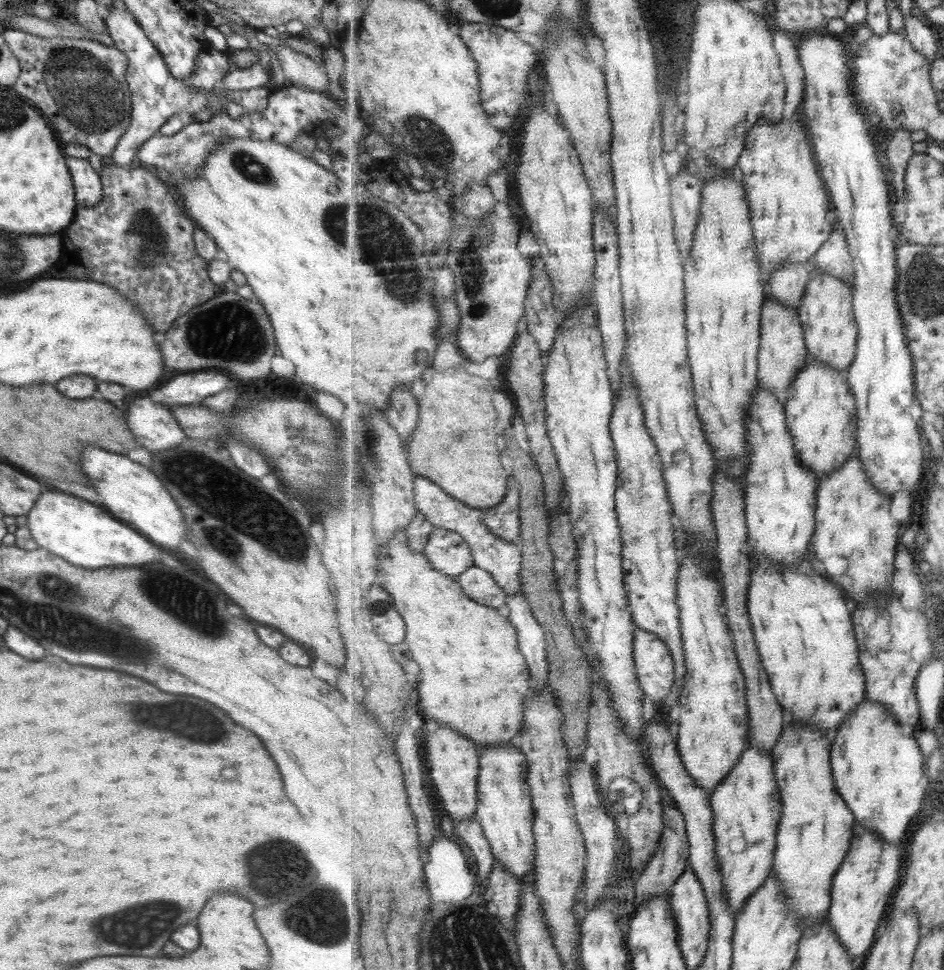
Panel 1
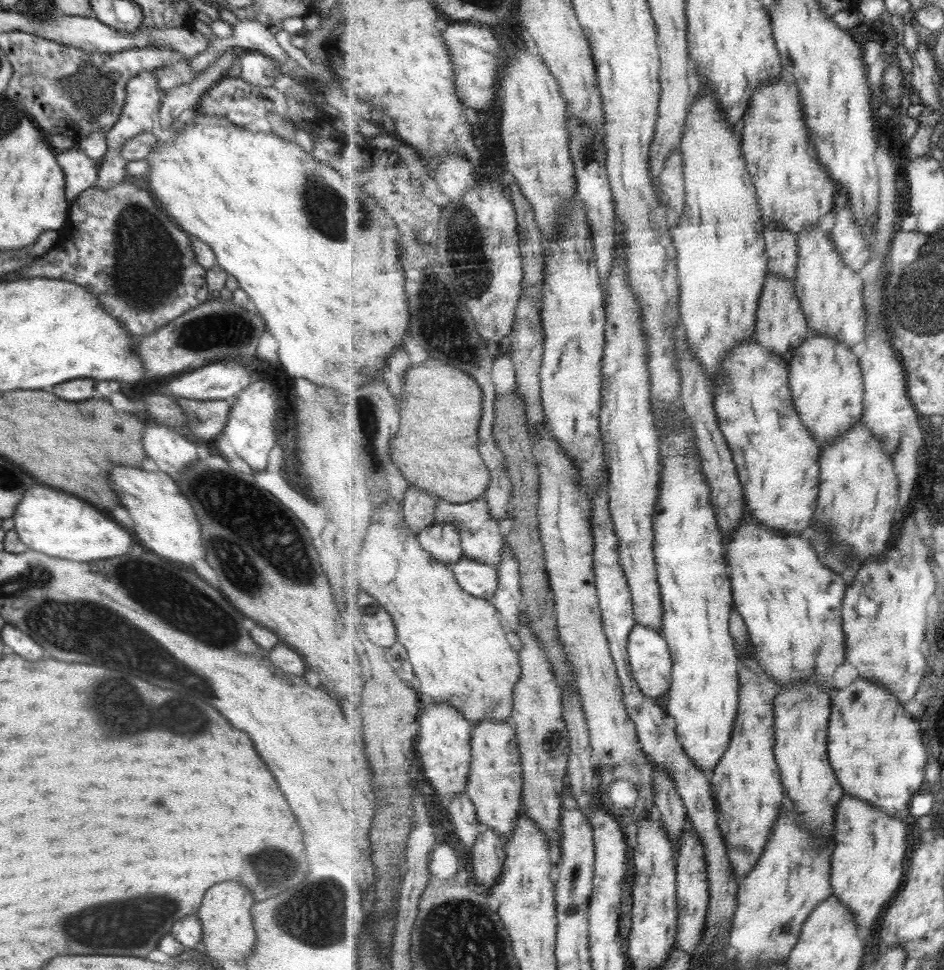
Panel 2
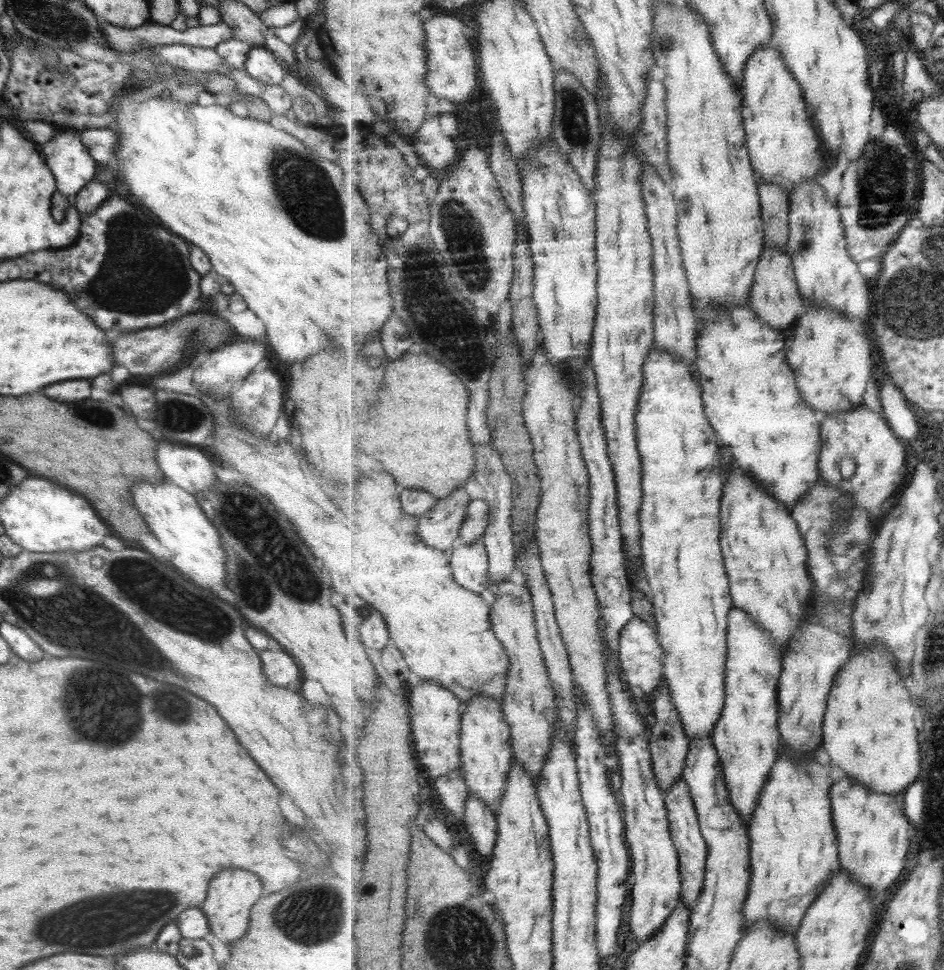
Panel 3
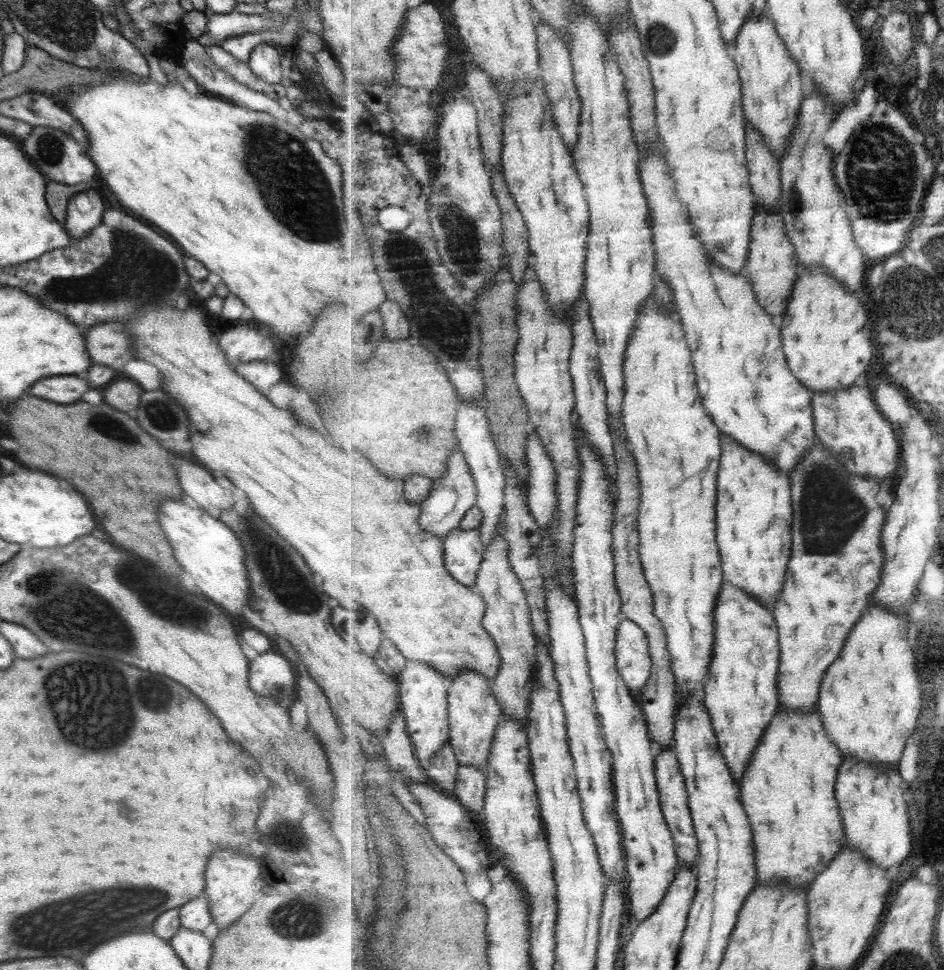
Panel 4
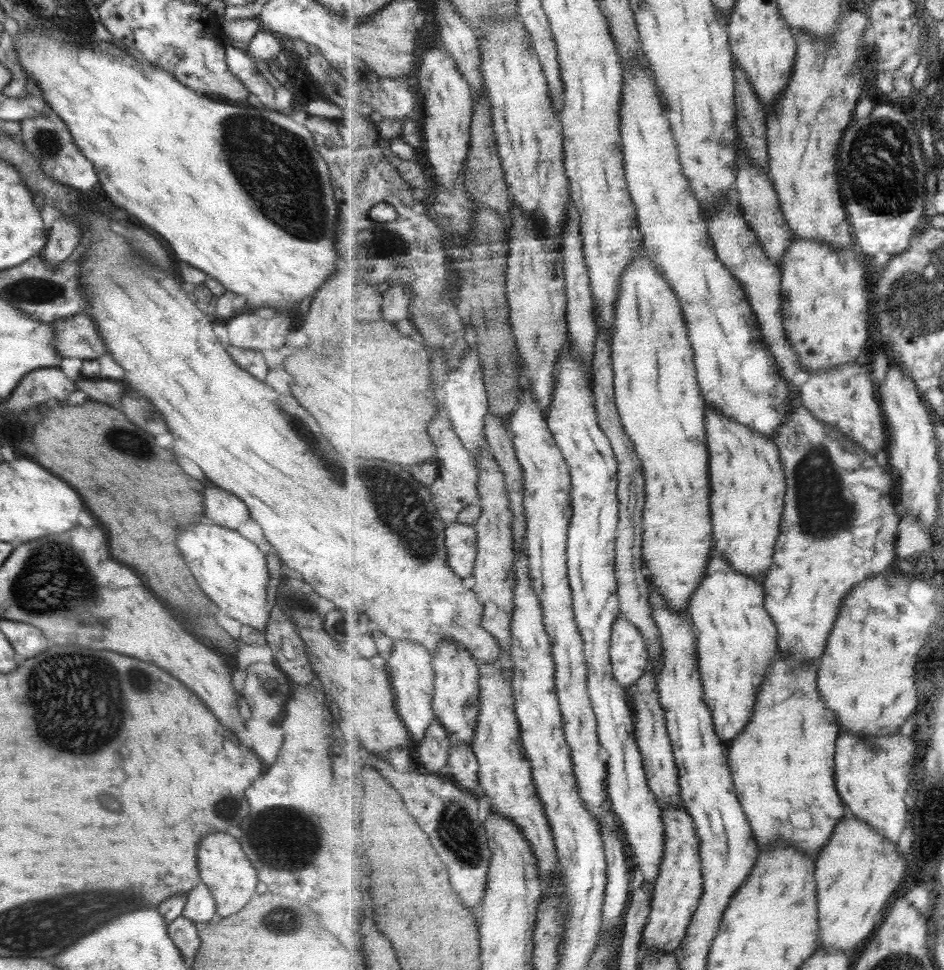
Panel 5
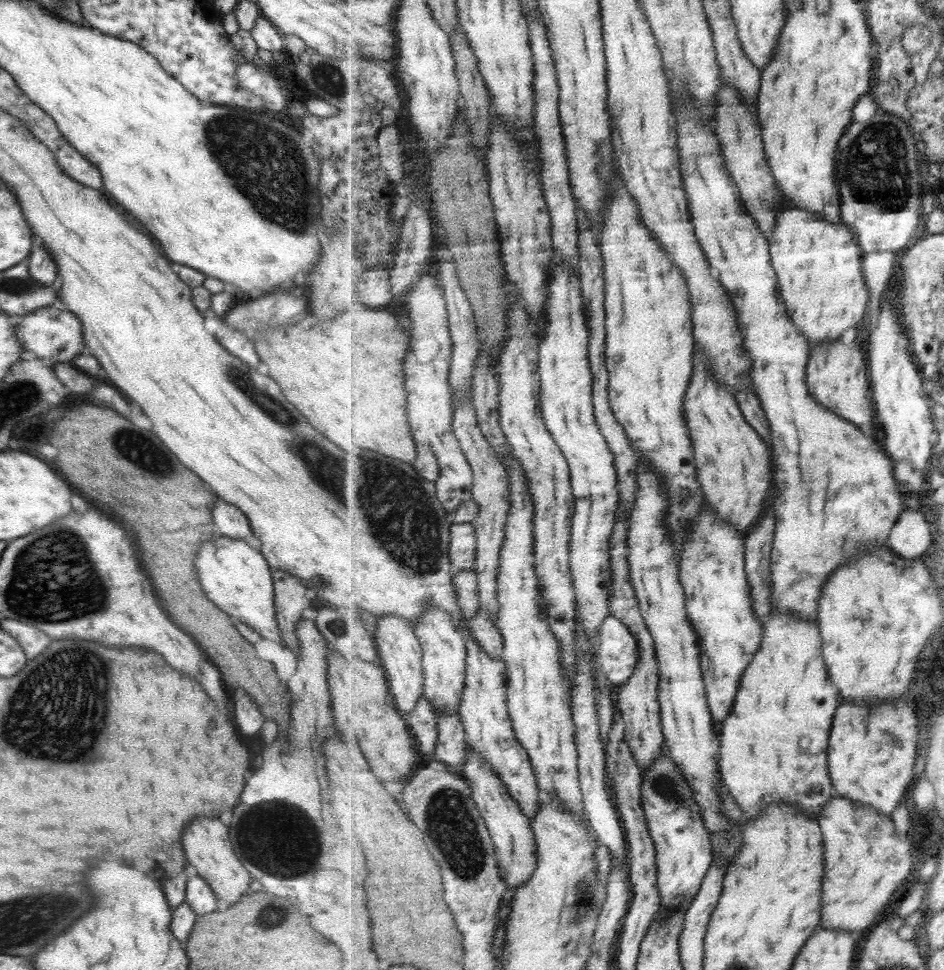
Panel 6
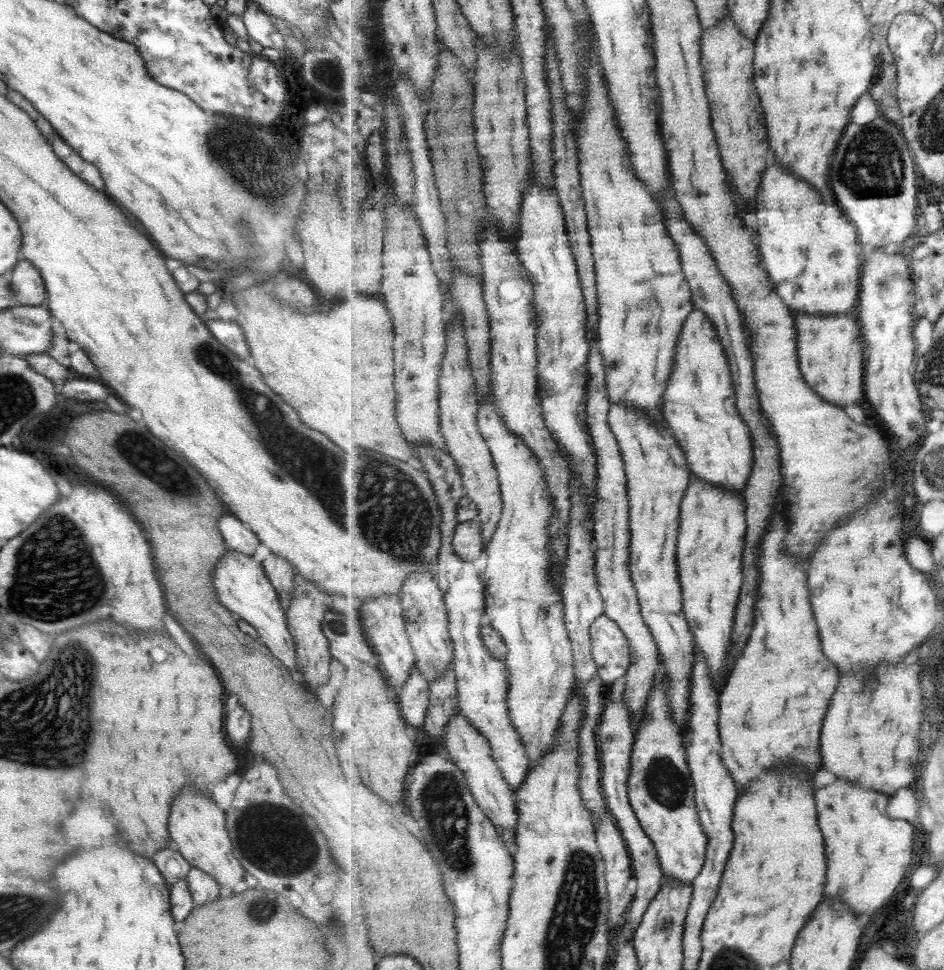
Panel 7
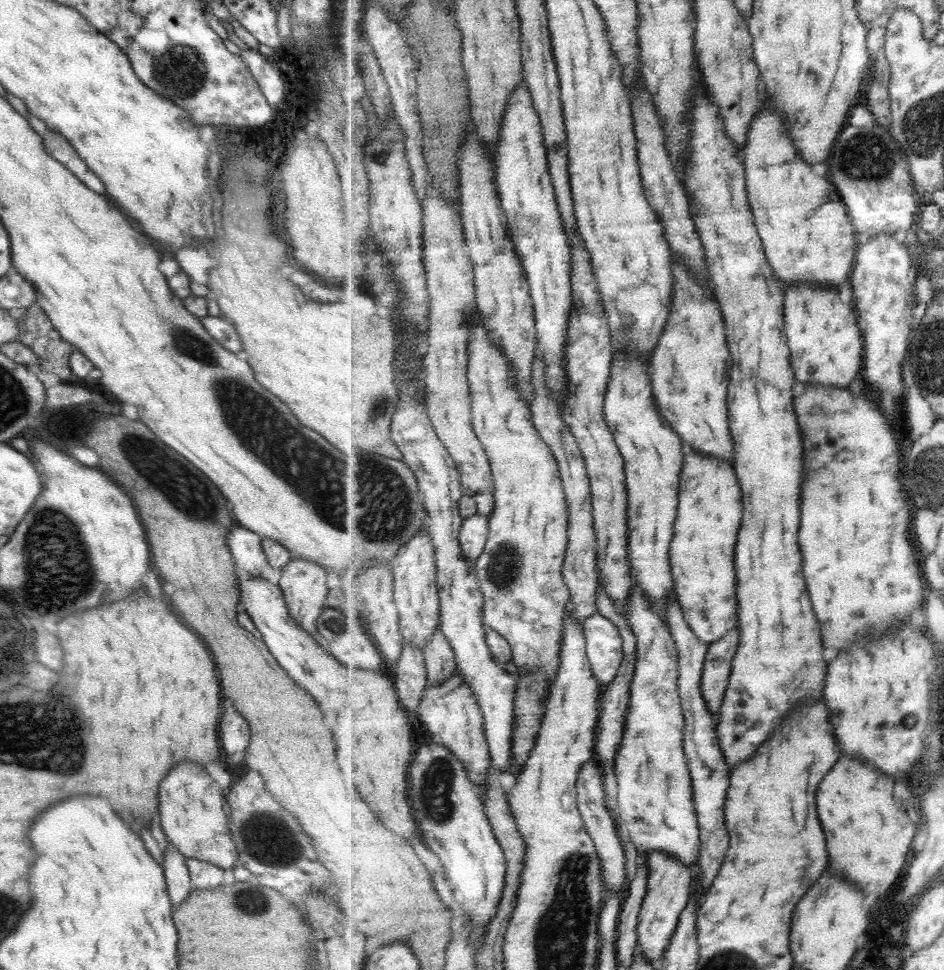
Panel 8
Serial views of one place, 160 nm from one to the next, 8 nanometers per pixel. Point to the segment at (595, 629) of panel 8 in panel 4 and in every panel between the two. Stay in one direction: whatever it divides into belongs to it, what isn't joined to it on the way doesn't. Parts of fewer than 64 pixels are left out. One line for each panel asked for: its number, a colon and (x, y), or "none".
4: (634, 659)
5: (630, 656)
6: (619, 652)
7: (612, 650)

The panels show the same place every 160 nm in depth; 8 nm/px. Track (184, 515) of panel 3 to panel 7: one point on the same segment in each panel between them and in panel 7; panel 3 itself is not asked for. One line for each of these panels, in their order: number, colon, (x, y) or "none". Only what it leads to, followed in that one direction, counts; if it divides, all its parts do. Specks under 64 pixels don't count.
4: (207, 550)
5: (229, 569)
6: (235, 577)
7: (241, 586)

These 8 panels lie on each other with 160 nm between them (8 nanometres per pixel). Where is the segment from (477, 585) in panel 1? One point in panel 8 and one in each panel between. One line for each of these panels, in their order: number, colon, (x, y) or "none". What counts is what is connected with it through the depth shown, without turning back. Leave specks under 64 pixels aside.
2: (479, 579)
3: (470, 564)
4: (463, 550)
5: (461, 539)
6: (463, 548)
7: (468, 541)
8: (474, 534)

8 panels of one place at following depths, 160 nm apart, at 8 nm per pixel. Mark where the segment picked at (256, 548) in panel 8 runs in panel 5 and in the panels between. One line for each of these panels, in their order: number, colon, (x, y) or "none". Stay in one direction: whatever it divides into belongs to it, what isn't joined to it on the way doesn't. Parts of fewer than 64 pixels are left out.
5: (222, 508)
6: (228, 521)
7: (236, 536)

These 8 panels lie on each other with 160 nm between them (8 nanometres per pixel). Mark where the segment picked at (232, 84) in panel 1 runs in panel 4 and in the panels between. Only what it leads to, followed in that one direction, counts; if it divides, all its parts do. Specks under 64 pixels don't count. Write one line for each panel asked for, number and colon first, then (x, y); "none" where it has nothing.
2: (256, 69)
3: (260, 64)
4: (264, 60)

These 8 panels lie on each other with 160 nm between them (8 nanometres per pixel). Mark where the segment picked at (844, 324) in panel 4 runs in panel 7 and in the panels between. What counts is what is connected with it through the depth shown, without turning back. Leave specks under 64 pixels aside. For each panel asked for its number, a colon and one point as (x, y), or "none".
5: (825, 307)
6: (819, 265)
7: (811, 250)

